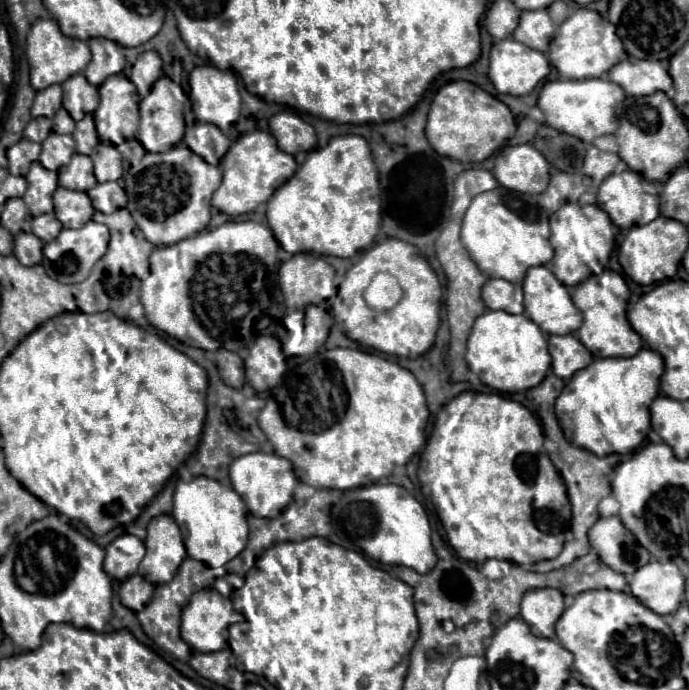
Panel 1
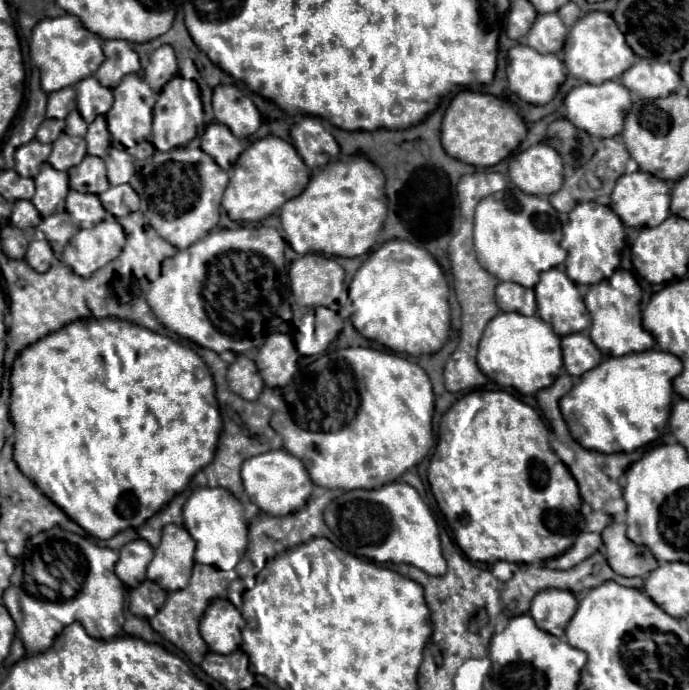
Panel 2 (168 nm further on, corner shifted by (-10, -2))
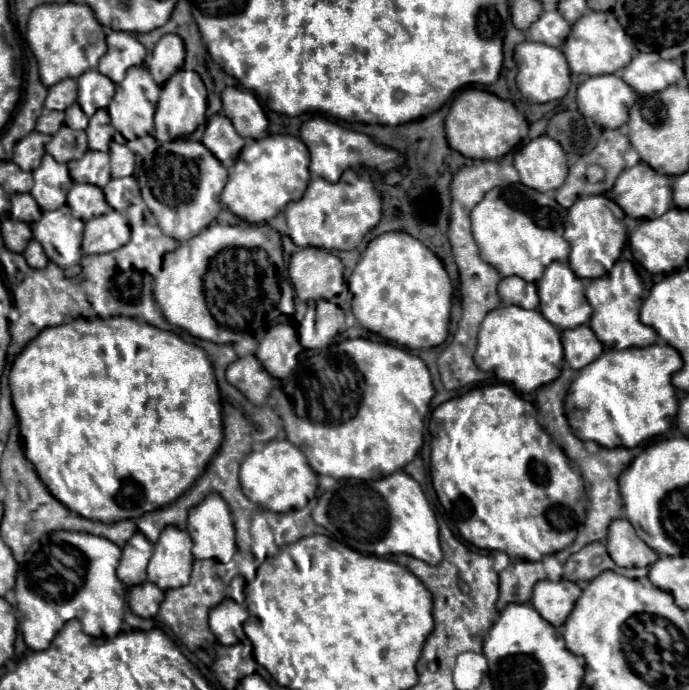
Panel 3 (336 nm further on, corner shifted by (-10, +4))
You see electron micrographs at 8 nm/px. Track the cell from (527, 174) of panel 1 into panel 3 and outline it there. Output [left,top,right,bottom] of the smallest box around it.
[514,134,568,192]

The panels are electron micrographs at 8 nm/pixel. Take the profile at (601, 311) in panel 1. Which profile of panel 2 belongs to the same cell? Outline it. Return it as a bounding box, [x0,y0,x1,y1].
[584,268,654,356]

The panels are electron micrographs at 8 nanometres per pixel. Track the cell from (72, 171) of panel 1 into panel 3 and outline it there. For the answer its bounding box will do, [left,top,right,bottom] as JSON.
[68,150,110,188]

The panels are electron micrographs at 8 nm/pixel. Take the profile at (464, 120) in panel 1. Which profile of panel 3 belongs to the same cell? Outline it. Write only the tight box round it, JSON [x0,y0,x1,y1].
[446,88,528,160]

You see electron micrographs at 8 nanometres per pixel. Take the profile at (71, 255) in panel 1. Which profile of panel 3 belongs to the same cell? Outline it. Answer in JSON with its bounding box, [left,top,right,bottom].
[84,212,130,254]

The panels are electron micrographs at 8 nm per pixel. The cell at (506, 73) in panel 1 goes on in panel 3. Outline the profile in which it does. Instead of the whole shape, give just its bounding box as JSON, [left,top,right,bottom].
[514,42,570,104]

